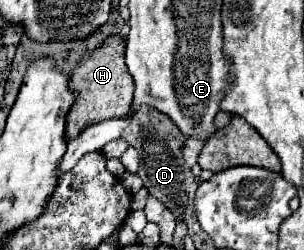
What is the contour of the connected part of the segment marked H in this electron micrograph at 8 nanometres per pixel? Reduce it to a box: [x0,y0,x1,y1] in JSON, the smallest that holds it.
[65,36,133,140]

